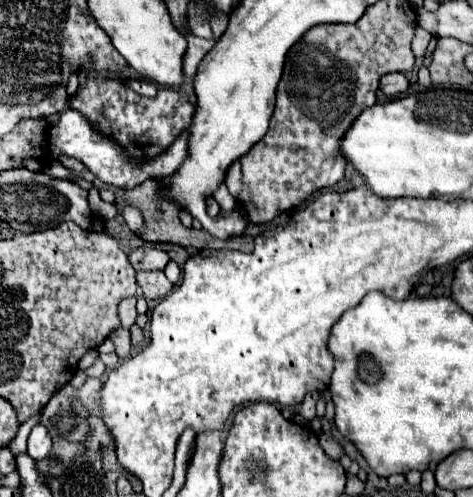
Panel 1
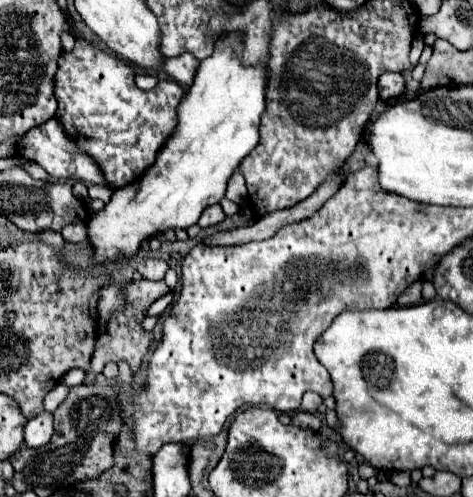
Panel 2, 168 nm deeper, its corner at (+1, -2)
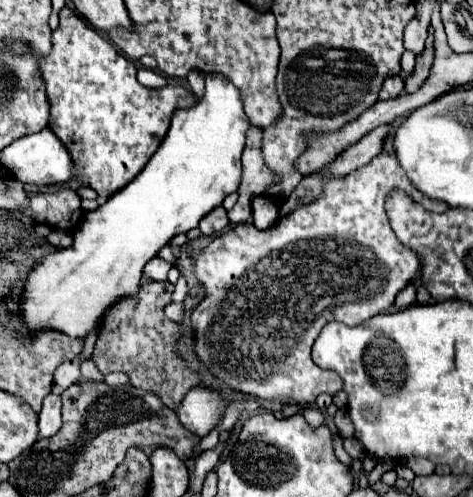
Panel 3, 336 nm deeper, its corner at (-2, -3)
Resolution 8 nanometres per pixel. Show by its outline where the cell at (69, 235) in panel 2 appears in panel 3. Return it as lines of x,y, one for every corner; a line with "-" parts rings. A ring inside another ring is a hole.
51,231
47,237
47,243
51,243
53,247
59,247
59,249
63,249
63,247
69,247
71,243
73,243
73,237
69,235
69,233
65,233
65,231

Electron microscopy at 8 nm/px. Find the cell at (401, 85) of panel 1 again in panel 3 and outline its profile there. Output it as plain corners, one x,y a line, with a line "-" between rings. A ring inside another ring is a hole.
395,75
395,77
389,77
389,79
383,83
381,91
379,91
379,99
381,99
381,101
395,99
401,91
403,91
403,79
397,77
397,75

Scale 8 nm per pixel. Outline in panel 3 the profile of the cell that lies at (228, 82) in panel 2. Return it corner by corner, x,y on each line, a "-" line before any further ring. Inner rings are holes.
205,75
205,87
205,95
195,107
173,113
165,139
137,179
111,195
107,203
99,205
95,211
85,213
79,231
73,233
71,249
49,253
29,271
19,305
19,317
29,335
37,331
59,331
75,339
85,339
91,331
99,331
107,309
123,297
137,293
145,263
175,235
195,229
209,211
219,207
229,193
237,191
241,181
241,151
245,147
249,119
243,113
241,95
231,81
221,81
221,75

